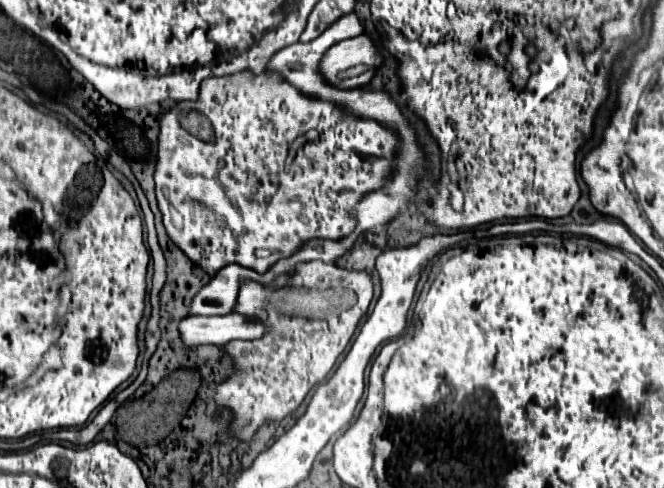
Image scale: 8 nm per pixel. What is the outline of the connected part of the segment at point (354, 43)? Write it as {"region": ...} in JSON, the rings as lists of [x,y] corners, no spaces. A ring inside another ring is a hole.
{"region":[[[360,34],[356,38],[334,44],[322,58],[320,72],[330,84],[338,88],[360,88],[374,78],[382,62],[382,50],[376,48],[374,40],[368,34]],[[350,68],[352,76],[342,78],[342,72]]]}

